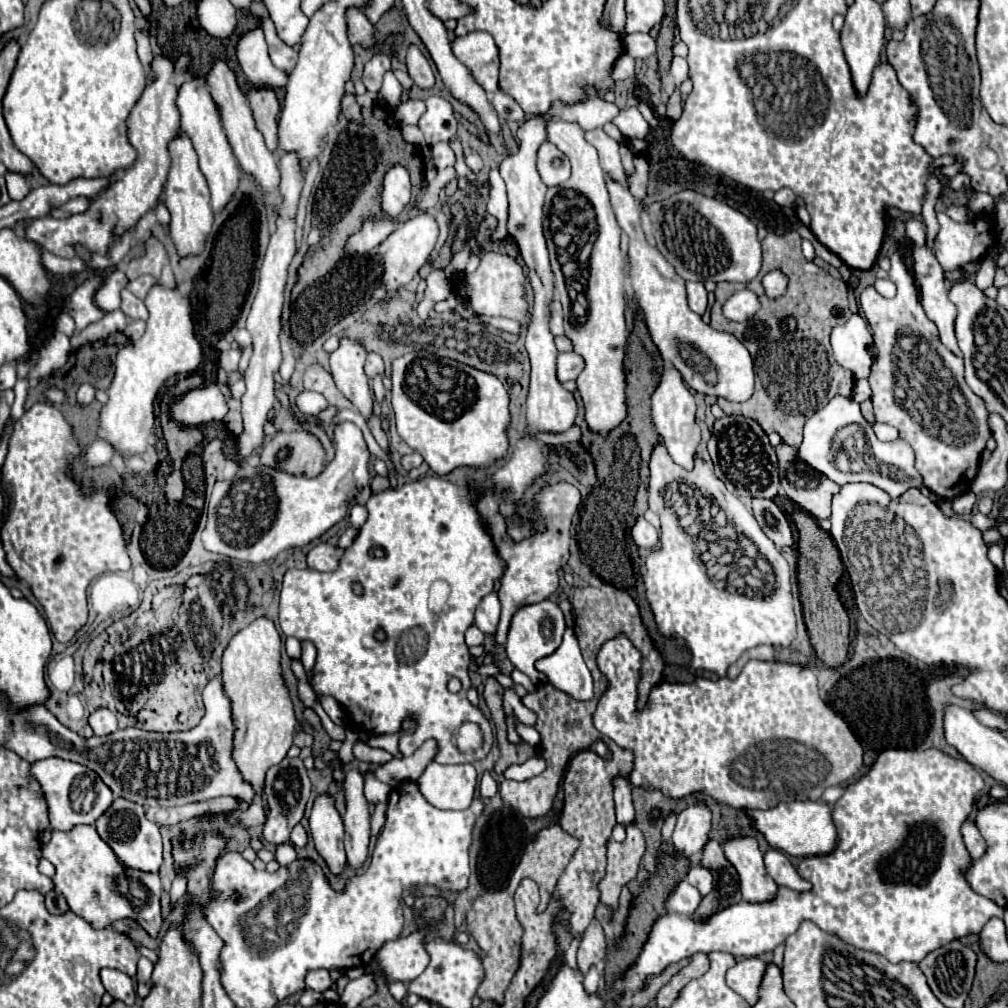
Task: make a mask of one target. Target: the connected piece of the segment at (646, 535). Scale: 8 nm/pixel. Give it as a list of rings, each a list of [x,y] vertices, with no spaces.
[[[638,517],[638,521],[632,525],[630,533],[632,533],[634,543],[642,549],[652,549],[658,543],[658,531],[644,517]]]

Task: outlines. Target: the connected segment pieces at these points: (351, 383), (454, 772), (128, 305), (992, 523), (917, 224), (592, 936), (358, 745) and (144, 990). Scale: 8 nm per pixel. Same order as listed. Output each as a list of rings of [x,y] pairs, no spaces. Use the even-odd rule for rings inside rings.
[[[340,337],[340,345],[330,353],[330,371],[338,389],[360,409],[364,417],[372,415],[372,397],[368,377],[364,373],[366,349],[362,341]]]
[[[430,763],[418,777],[420,793],[438,809],[468,809],[476,789],[476,769],[464,765]]]
[[[128,289],[122,291],[122,307],[120,307],[130,319],[146,319],[148,317],[148,311],[146,311],[146,305],[142,299],[134,297]]]
[[[974,513],[974,515],[970,517],[970,521],[972,521],[974,527],[978,527],[978,529],[982,529],[982,531],[996,527],[996,519],[988,519],[988,517],[982,515],[982,513]]]
[[[910,219],[906,223],[906,237],[910,239],[912,245],[918,245],[918,247],[926,245],[926,225],[918,219]]]
[[[594,919],[586,929],[580,947],[578,947],[578,969],[582,975],[590,971],[590,967],[600,965],[606,959],[606,939],[600,923]]]
[[[362,741],[354,743],[354,755],[356,755],[358,761],[370,763],[370,765],[382,765],[382,763],[388,763],[392,759],[392,755],[388,751],[384,751],[384,749],[372,749],[372,747],[368,747]]]
[[[140,959],[138,961],[138,973],[136,973],[136,983],[138,983],[138,997],[146,997],[150,989],[150,975],[152,975],[152,961]]]

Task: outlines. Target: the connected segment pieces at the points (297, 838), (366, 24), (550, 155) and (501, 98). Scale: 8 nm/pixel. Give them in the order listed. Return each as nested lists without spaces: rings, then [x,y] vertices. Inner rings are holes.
[[[300,823],[292,829],[289,841],[292,845],[294,845],[294,847],[306,847],[306,845],[308,845],[308,835],[306,835],[306,829],[304,829]]]
[[[350,9],[350,13],[346,13],[346,25],[348,25],[350,43],[358,43],[362,47],[374,45],[374,37],[372,37],[374,27],[360,9]]]
[[[544,141],[538,149],[538,173],[548,187],[560,185],[570,177],[570,161],[556,145]]]
[[[500,89],[496,91],[492,103],[494,103],[494,109],[496,109],[496,113],[498,113],[500,119],[504,119],[504,121],[508,121],[508,119],[522,121],[524,119],[524,111],[520,109],[520,105],[512,97],[504,95]]]

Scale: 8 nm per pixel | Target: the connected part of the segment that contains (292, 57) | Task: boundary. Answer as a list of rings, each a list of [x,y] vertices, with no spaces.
[[[264,27],[264,35],[266,35],[266,43],[268,43],[268,47],[270,47],[270,59],[272,59],[272,63],[274,63],[280,71],[290,73],[290,71],[294,69],[294,65],[298,63],[298,53],[296,53],[290,45],[282,43],[282,41],[278,39],[278,35],[276,35],[274,29]]]

